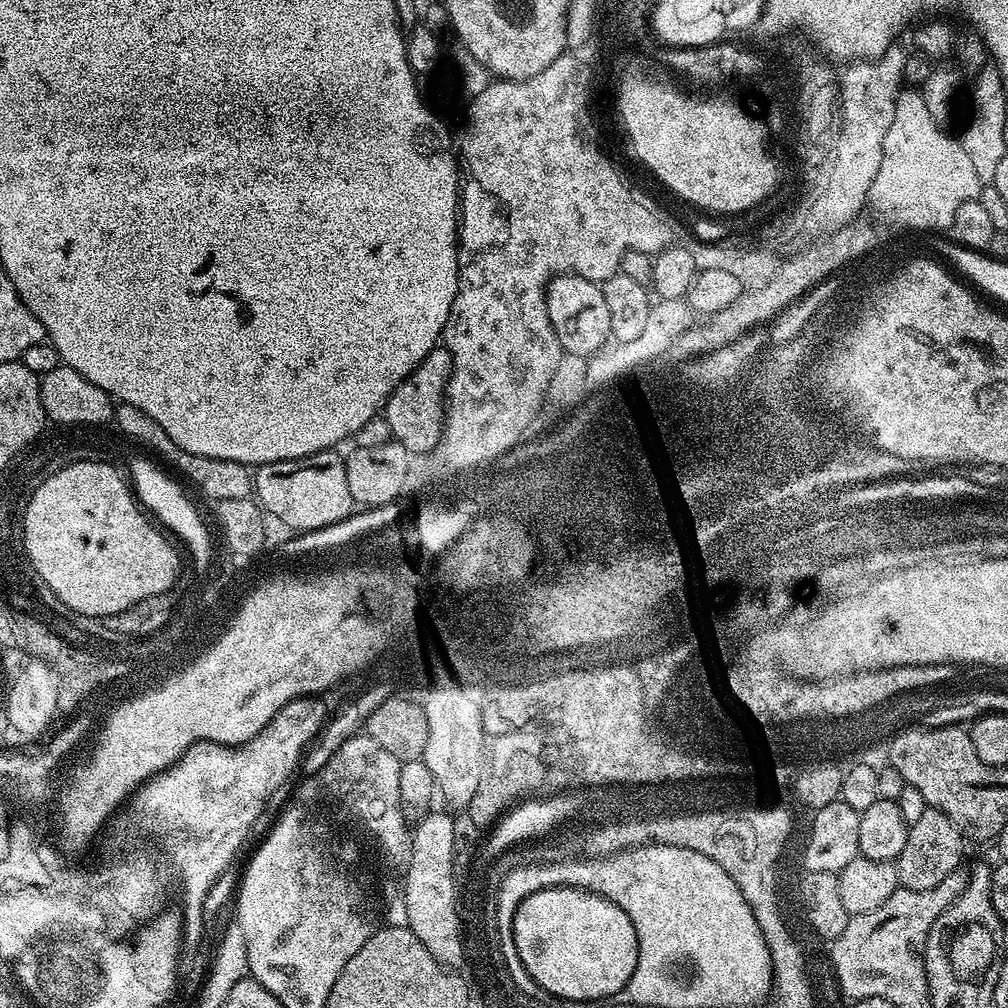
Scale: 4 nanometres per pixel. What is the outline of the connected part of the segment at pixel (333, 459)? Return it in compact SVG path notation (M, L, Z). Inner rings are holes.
M329 450L327 452L315 452L312 456L303 456L297 460L283 460L282 462L274 462L273 464L262 464L255 469L254 472L254 496L258 501L261 509L269 517L272 516L276 520L281 520L285 524L285 529L291 530L296 529L299 532L310 532L316 531L319 528L324 528L330 526L332 523L338 523L339 520L344 520L354 512L354 505L352 499L350 498L350 486L346 486L346 466L344 465L345 457L343 455L339 456L339 451Z

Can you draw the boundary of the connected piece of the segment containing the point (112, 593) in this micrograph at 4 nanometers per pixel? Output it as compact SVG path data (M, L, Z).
M111 465L102 468L100 472L68 472L57 474L56 480L49 481L45 489L41 489L38 498L32 501L32 508L28 515L26 524L26 540L28 549L32 552L32 561L35 566L40 568L42 578L47 586L50 586L54 594L58 596L72 611L78 614L90 615L99 618L110 618L108 616L116 616L119 612L124 612L127 608L132 608L141 603L141 599L147 592L168 592L177 583L177 577L171 568L179 568L182 560L178 555L177 549L174 547L171 539L161 542L159 534L156 532L157 525L153 523L147 515L142 514L141 505L134 502L133 489L131 487L123 487L120 485L121 480L116 480L114 472L116 468Z

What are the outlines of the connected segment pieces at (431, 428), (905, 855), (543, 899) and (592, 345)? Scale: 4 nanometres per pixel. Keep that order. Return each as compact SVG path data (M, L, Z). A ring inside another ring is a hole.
M438 346L396 387L384 403L382 417L389 423L392 440L406 446L409 454L427 453L444 435L448 380L452 377L452 354Z
M927 808L918 818L918 822L908 825L906 846L902 846L902 854L894 861L898 870L900 887L906 890L931 890L942 882L942 878L954 874L960 867L960 859L964 856L966 837L937 808Z
M557 887L530 894L517 906L512 919L512 933L514 934L514 946L518 946L519 967L523 971L524 969L528 971L528 976L532 979L531 983L547 991L549 995L560 997L563 1000L602 1002L607 996L610 996L609 998L619 997L623 993L626 982L630 982L630 974L634 974L634 966L638 962L638 938L630 918L614 902L610 902L604 896L597 896L591 890Z
M565 274L554 276L544 297L550 314L550 326L558 338L561 349L572 358L594 354L611 337L610 310L606 306L604 289L595 280Z

